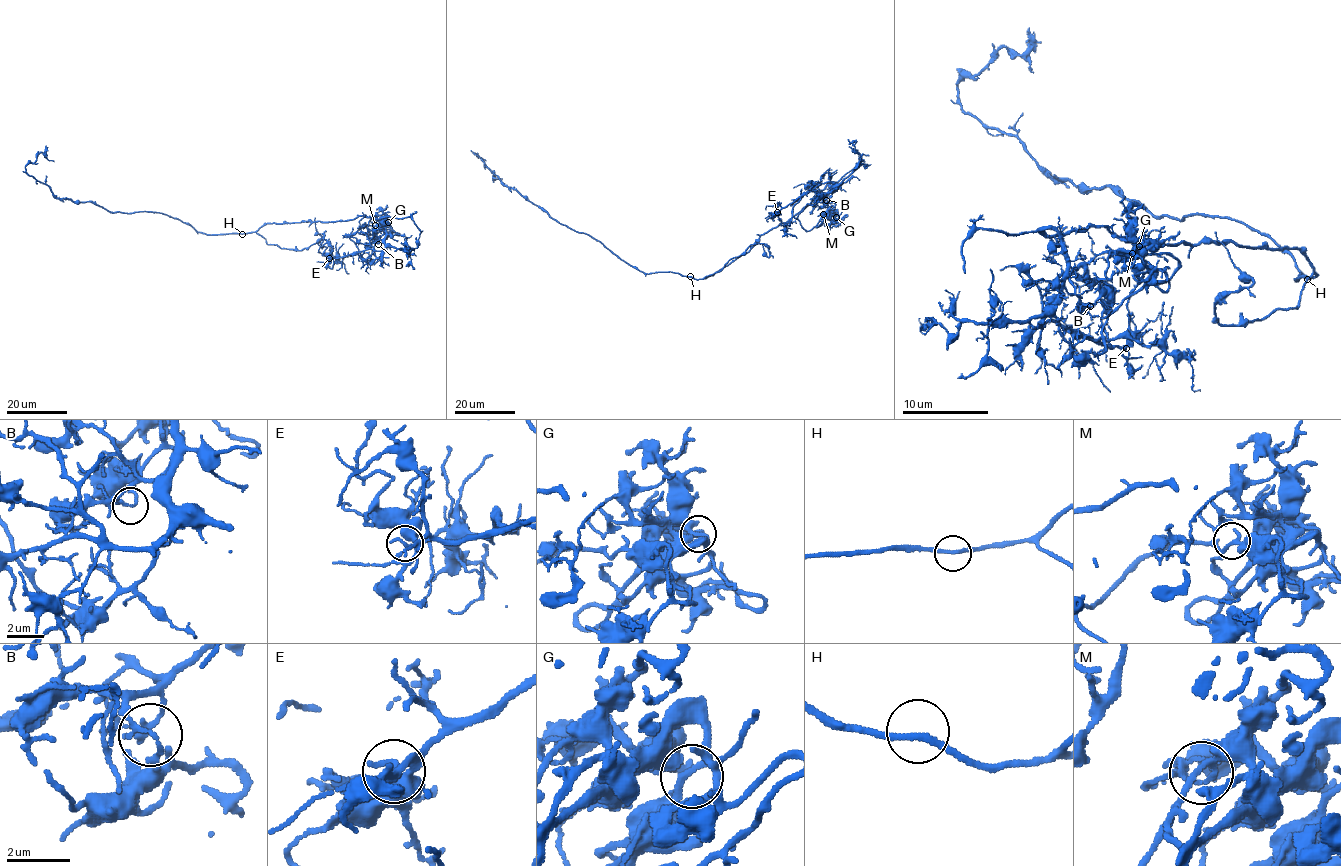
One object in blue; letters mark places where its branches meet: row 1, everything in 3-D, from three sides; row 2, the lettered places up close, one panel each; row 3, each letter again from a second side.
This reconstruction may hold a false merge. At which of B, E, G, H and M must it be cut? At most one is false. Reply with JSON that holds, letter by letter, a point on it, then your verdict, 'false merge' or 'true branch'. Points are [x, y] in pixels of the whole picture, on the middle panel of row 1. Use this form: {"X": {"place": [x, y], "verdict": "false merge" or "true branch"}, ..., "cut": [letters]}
{"B": {"place": [826, 200], "verdict": "false merge"}, "E": {"place": [777, 212], "verdict": "true branch"}, "G": {"place": [836, 217], "verdict": "true branch"}, "H": {"place": [690, 276], "verdict": "true branch"}, "M": {"place": [823, 214], "verdict": "true branch"}, "cut": ["B"]}

